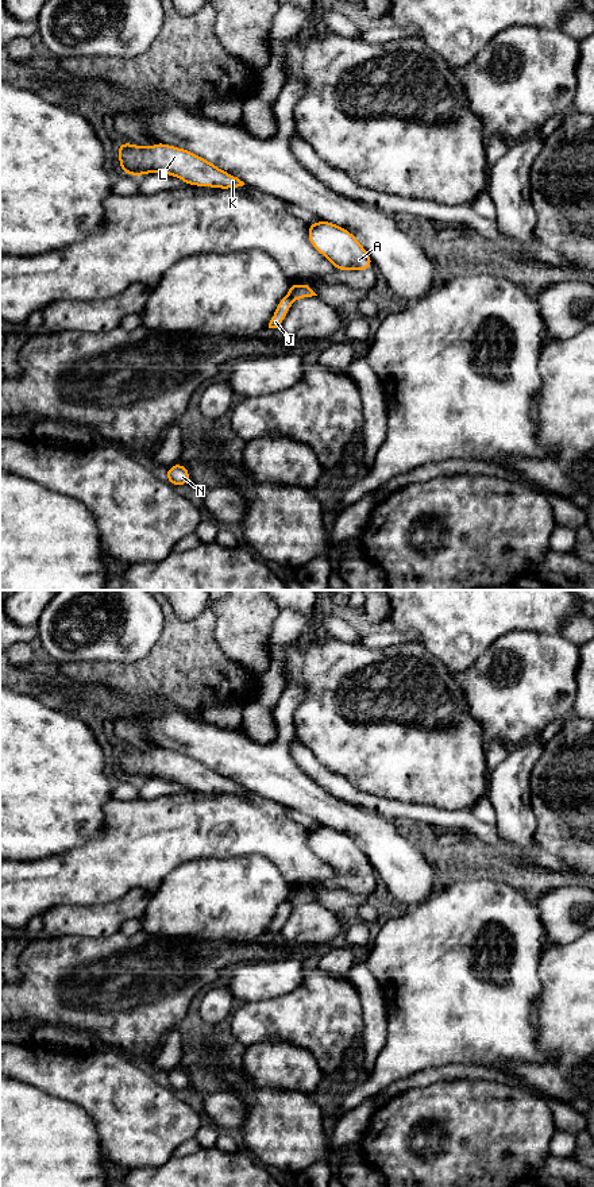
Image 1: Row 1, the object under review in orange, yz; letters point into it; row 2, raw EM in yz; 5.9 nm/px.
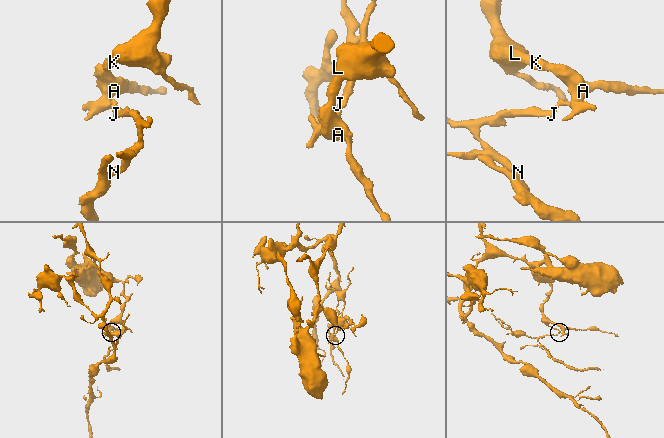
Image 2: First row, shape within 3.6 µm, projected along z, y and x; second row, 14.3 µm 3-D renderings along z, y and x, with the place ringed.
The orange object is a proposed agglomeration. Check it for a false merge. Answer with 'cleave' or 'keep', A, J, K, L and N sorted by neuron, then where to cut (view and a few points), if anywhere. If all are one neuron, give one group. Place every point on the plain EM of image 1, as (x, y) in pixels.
cleave; A K L / J N; cut in yz along (288, 900), (293, 904)

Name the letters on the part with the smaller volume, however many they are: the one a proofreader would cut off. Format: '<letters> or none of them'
J, N

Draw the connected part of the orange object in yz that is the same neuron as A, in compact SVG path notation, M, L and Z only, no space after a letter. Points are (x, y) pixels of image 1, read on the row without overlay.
M320 825L308 829L309 848L328 866L335 875L367 875L373 866L366 853L344 832Z

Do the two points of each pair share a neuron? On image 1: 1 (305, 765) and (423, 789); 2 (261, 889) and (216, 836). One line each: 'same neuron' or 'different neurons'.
1: different neurons
2: different neurons

